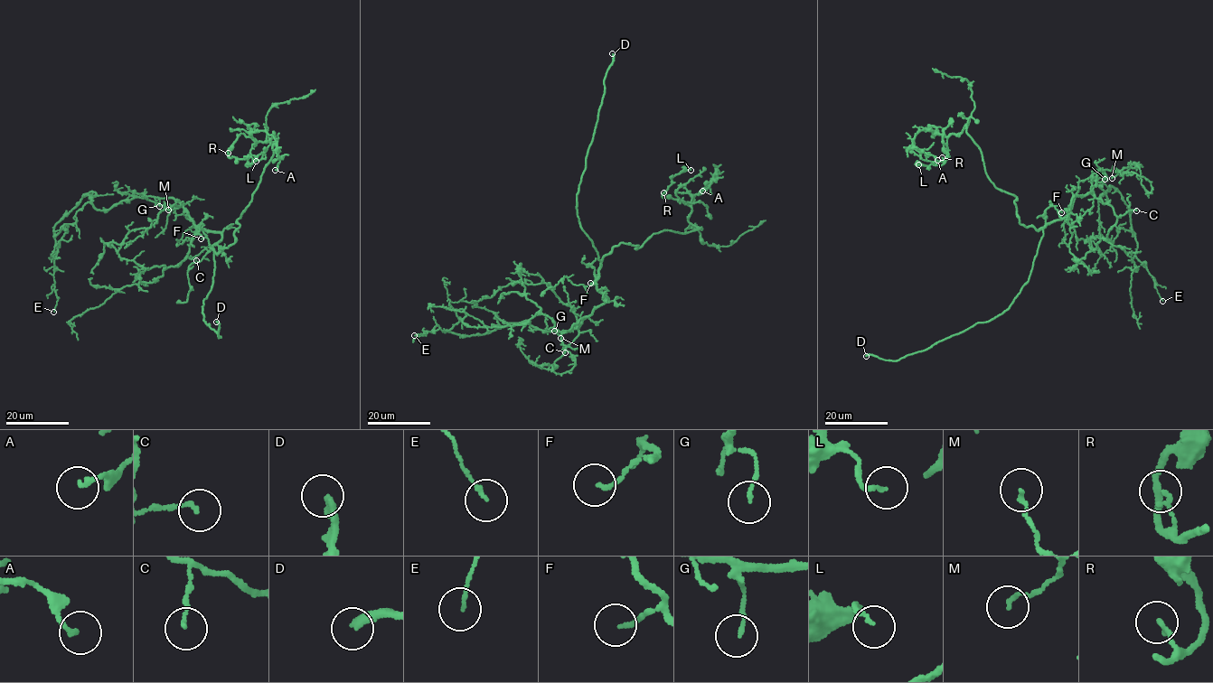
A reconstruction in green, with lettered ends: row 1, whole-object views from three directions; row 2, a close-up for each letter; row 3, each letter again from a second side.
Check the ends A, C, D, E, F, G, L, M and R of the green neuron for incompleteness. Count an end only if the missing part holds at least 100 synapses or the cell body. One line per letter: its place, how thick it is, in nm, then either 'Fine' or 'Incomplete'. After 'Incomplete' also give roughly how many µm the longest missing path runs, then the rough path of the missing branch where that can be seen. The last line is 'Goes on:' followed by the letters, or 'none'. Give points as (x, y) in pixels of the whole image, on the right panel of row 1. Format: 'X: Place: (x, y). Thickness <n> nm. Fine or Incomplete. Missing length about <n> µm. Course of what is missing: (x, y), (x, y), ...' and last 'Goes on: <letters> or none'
A: Place: (937, 160). Thickness 160 nm. Fine
C: Place: (1136, 210). Thickness 140 nm. Fine
D: Place: (866, 356). Thickness 280 nm. Incomplete. Missing length about 30 µm. Course of what is missing: (866, 356), (858, 363), (855, 373), (837, 381), (832, 391), (830, 389)
E: Place: (1162, 301). Thickness 120 nm. Fine
F: Place: (1061, 212). Thickness 130 nm. Fine
G: Place: (1104, 179). Thickness 120 nm. Fine
L: Place: (918, 164). Thickness 130 nm. Fine
M: Place: (1112, 178). Thickness 130 nm. Fine
R: Place: (942, 157). Thickness 170 nm. Fine
Goes on: D

